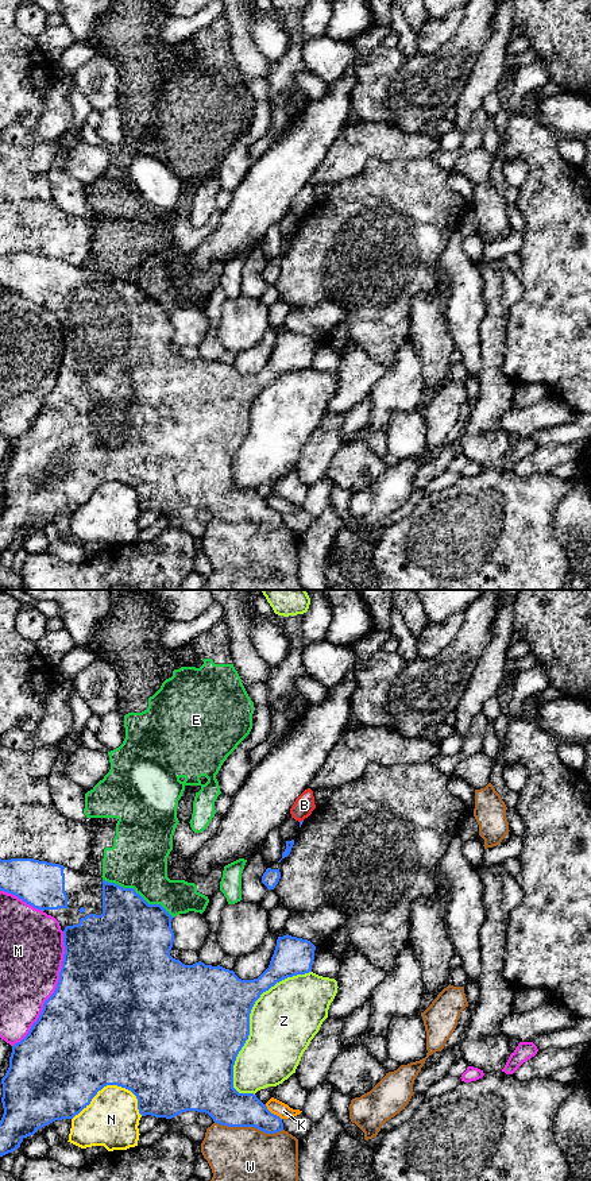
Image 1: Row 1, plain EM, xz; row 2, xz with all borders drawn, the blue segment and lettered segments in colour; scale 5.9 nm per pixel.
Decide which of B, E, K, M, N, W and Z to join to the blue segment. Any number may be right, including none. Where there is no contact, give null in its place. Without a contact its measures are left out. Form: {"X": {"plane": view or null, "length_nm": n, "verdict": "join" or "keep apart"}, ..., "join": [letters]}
{"B": {"plane": "xz", "length_nm": 30, "verdict": "keep apart"}, "E": {"plane": "xz", "length_nm": 480, "verdict": "keep apart"}, "K": {"plane": "xz", "length_nm": 140, "verdict": "keep apart"}, "M": {"plane": "xz", "length_nm": 750, "verdict": "keep apart"}, "N": {"plane": "xz", "length_nm": 420, "verdict": "keep apart"}, "W": {"plane": "xz", "length_nm": 420, "verdict": "keep apart"}, "Z": {"plane": "xz", "length_nm": 850, "verdict": "keep apart"}, "join": []}

